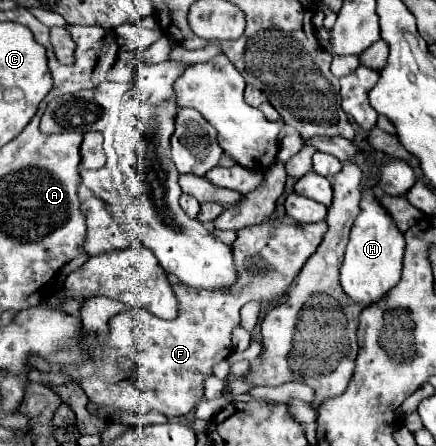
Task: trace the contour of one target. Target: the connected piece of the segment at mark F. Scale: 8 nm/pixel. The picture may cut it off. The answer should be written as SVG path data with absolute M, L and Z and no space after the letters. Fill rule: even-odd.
M282 216L282 222L266 220L258 226L238 230L238 238L232 244L238 268L238 282L234 288L212 292L174 286L180 300L180 314L176 320L162 320L143 308L120 312L110 320L110 332L104 340L84 330L90 340L90 360L80 366L64 368L64 372L78 378L86 396L102 408L138 412L138 408L144 406L166 416L186 416L204 396L202 384L212 376L212 366L234 352L230 338L232 330L240 324L240 308L252 300L274 302L282 298L306 260L320 246L326 228L326 222L300 224L290 216ZM136 356L140 356L140 370ZM122 380L131 380L137 390L148 392L130 392L134 400L122 400Z

